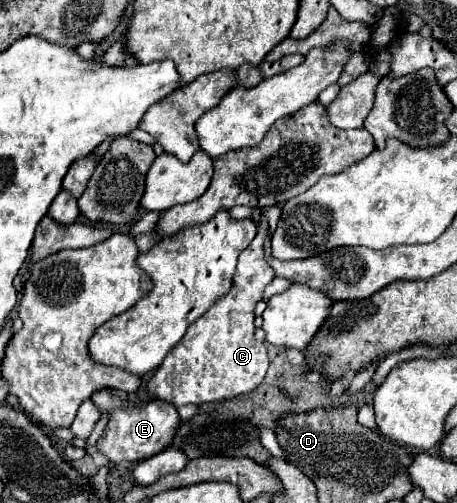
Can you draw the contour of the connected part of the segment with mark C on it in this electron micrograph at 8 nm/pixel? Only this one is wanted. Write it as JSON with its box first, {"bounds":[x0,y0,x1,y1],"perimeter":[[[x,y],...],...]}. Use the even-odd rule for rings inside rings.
{"bounds":[146,212,274,408],"perimeter":[[[262,212],[258,234],[250,246],[238,256],[238,268],[232,288],[224,298],[210,306],[204,318],[198,318],[188,326],[176,350],[168,352],[168,358],[158,366],[154,376],[146,384],[146,392],[156,398],[174,404],[176,408],[186,404],[208,404],[236,398],[252,392],[268,370],[266,346],[254,338],[254,306],[262,300],[264,288],[274,280],[274,270],[264,258],[264,238],[268,234],[268,220]]]}

